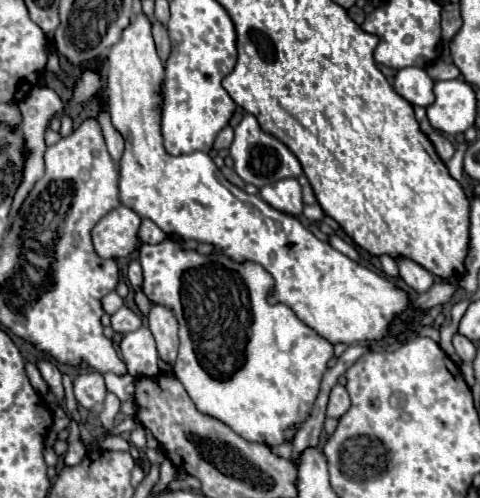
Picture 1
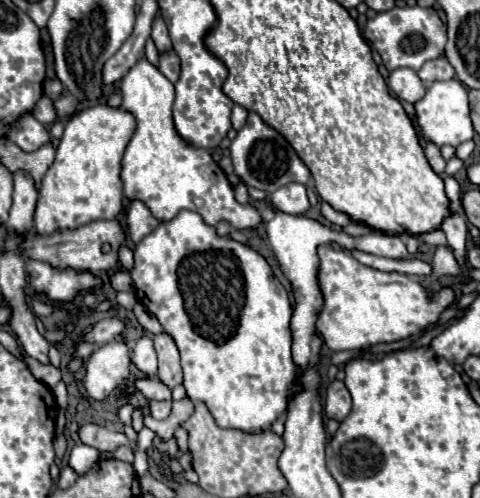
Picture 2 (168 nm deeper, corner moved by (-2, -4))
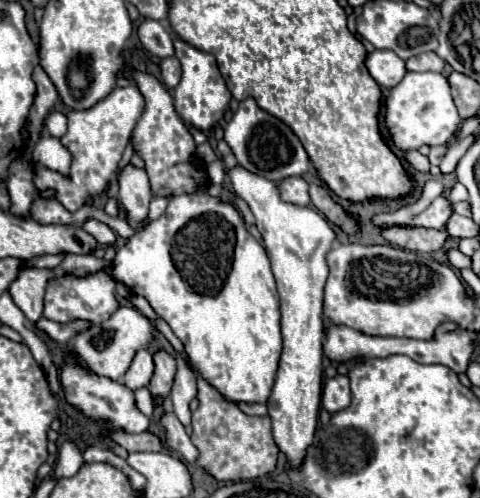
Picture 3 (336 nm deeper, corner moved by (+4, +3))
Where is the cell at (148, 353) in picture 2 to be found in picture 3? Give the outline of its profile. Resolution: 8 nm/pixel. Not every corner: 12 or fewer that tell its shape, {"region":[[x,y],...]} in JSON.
{"region":[[152,354],[134,356],[122,384],[138,390],[154,374]]}

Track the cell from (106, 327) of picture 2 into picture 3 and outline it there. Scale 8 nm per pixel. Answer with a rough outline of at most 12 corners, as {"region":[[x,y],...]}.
{"region":[[48,318],[36,322],[36,330],[58,344],[70,342],[90,324],[80,320],[58,324]]}

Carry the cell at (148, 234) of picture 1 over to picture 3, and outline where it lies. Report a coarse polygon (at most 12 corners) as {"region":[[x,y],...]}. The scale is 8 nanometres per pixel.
{"region":[[126,164],[118,172],[118,200],[138,224],[152,200],[144,168]]}

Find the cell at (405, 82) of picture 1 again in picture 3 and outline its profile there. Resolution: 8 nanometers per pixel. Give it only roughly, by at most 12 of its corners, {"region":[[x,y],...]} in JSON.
{"region":[[374,50],[364,64],[384,88],[406,74],[404,60],[392,50]]}

